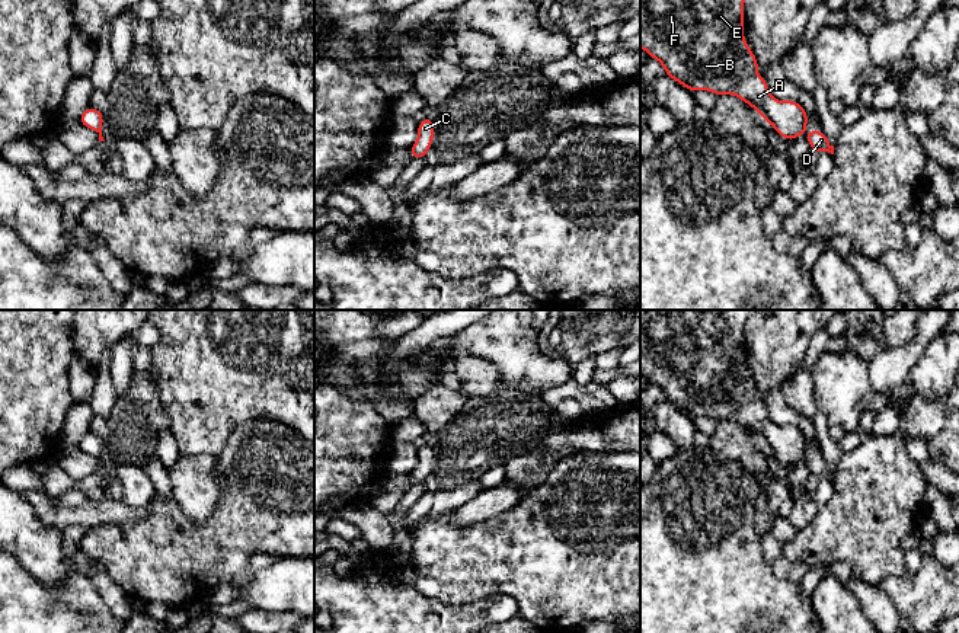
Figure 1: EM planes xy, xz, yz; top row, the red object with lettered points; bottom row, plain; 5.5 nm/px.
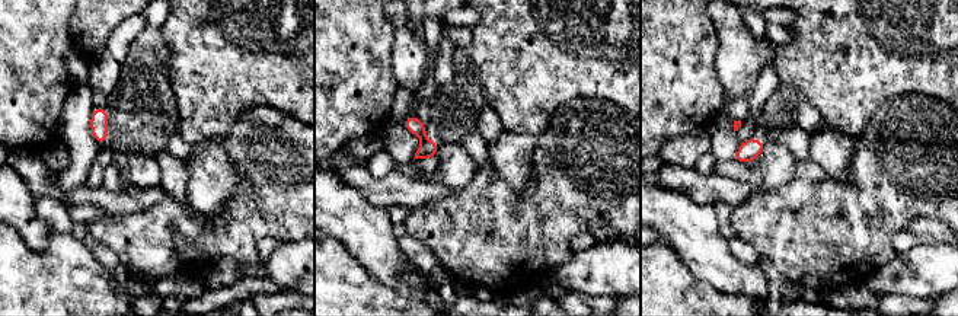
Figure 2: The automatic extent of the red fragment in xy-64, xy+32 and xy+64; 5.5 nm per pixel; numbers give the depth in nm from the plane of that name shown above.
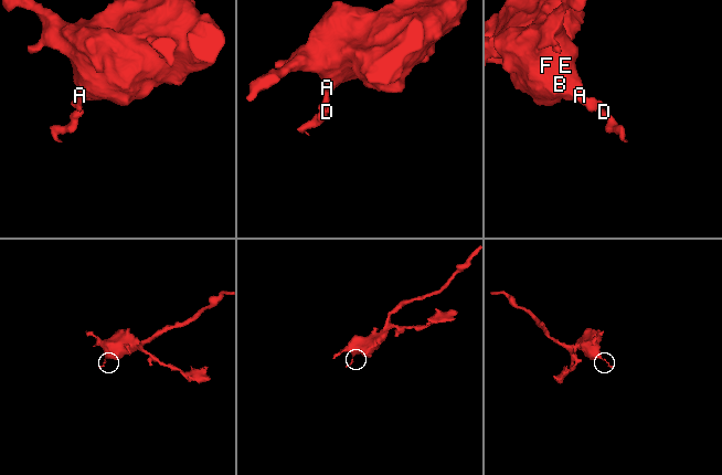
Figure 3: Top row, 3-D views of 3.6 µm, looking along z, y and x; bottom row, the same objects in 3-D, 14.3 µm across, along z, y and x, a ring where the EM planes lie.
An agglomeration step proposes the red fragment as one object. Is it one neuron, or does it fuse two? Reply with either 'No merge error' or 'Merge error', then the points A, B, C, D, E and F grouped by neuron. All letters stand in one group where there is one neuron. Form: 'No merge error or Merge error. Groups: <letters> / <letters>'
Merge error. Groups: A B C E F / D

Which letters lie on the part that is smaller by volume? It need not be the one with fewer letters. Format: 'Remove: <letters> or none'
Remove: D

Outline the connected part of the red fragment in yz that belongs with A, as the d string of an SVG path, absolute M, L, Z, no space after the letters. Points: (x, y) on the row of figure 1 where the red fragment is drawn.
M640 0L640 48L662 64L668 77L691 93L707 90L716 96L733 95L754 108L779 135L792 141L806 130L808 112L796 100L780 102L771 96L765 77L757 74L760 64L744 38L744 4L745 0Z

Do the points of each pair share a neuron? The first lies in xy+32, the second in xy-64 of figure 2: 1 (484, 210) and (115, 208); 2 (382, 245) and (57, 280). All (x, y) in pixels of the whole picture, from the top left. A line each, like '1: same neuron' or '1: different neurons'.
1: different neurons
2: different neurons

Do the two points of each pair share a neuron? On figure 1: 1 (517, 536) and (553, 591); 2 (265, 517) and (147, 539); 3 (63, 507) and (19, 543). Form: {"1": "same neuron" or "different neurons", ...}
{"1": "same neuron", "2": "same neuron", "3": "different neurons"}

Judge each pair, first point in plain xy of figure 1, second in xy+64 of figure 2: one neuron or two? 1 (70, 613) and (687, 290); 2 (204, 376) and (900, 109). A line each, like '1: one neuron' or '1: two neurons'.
1: one neuron
2: two neurons

